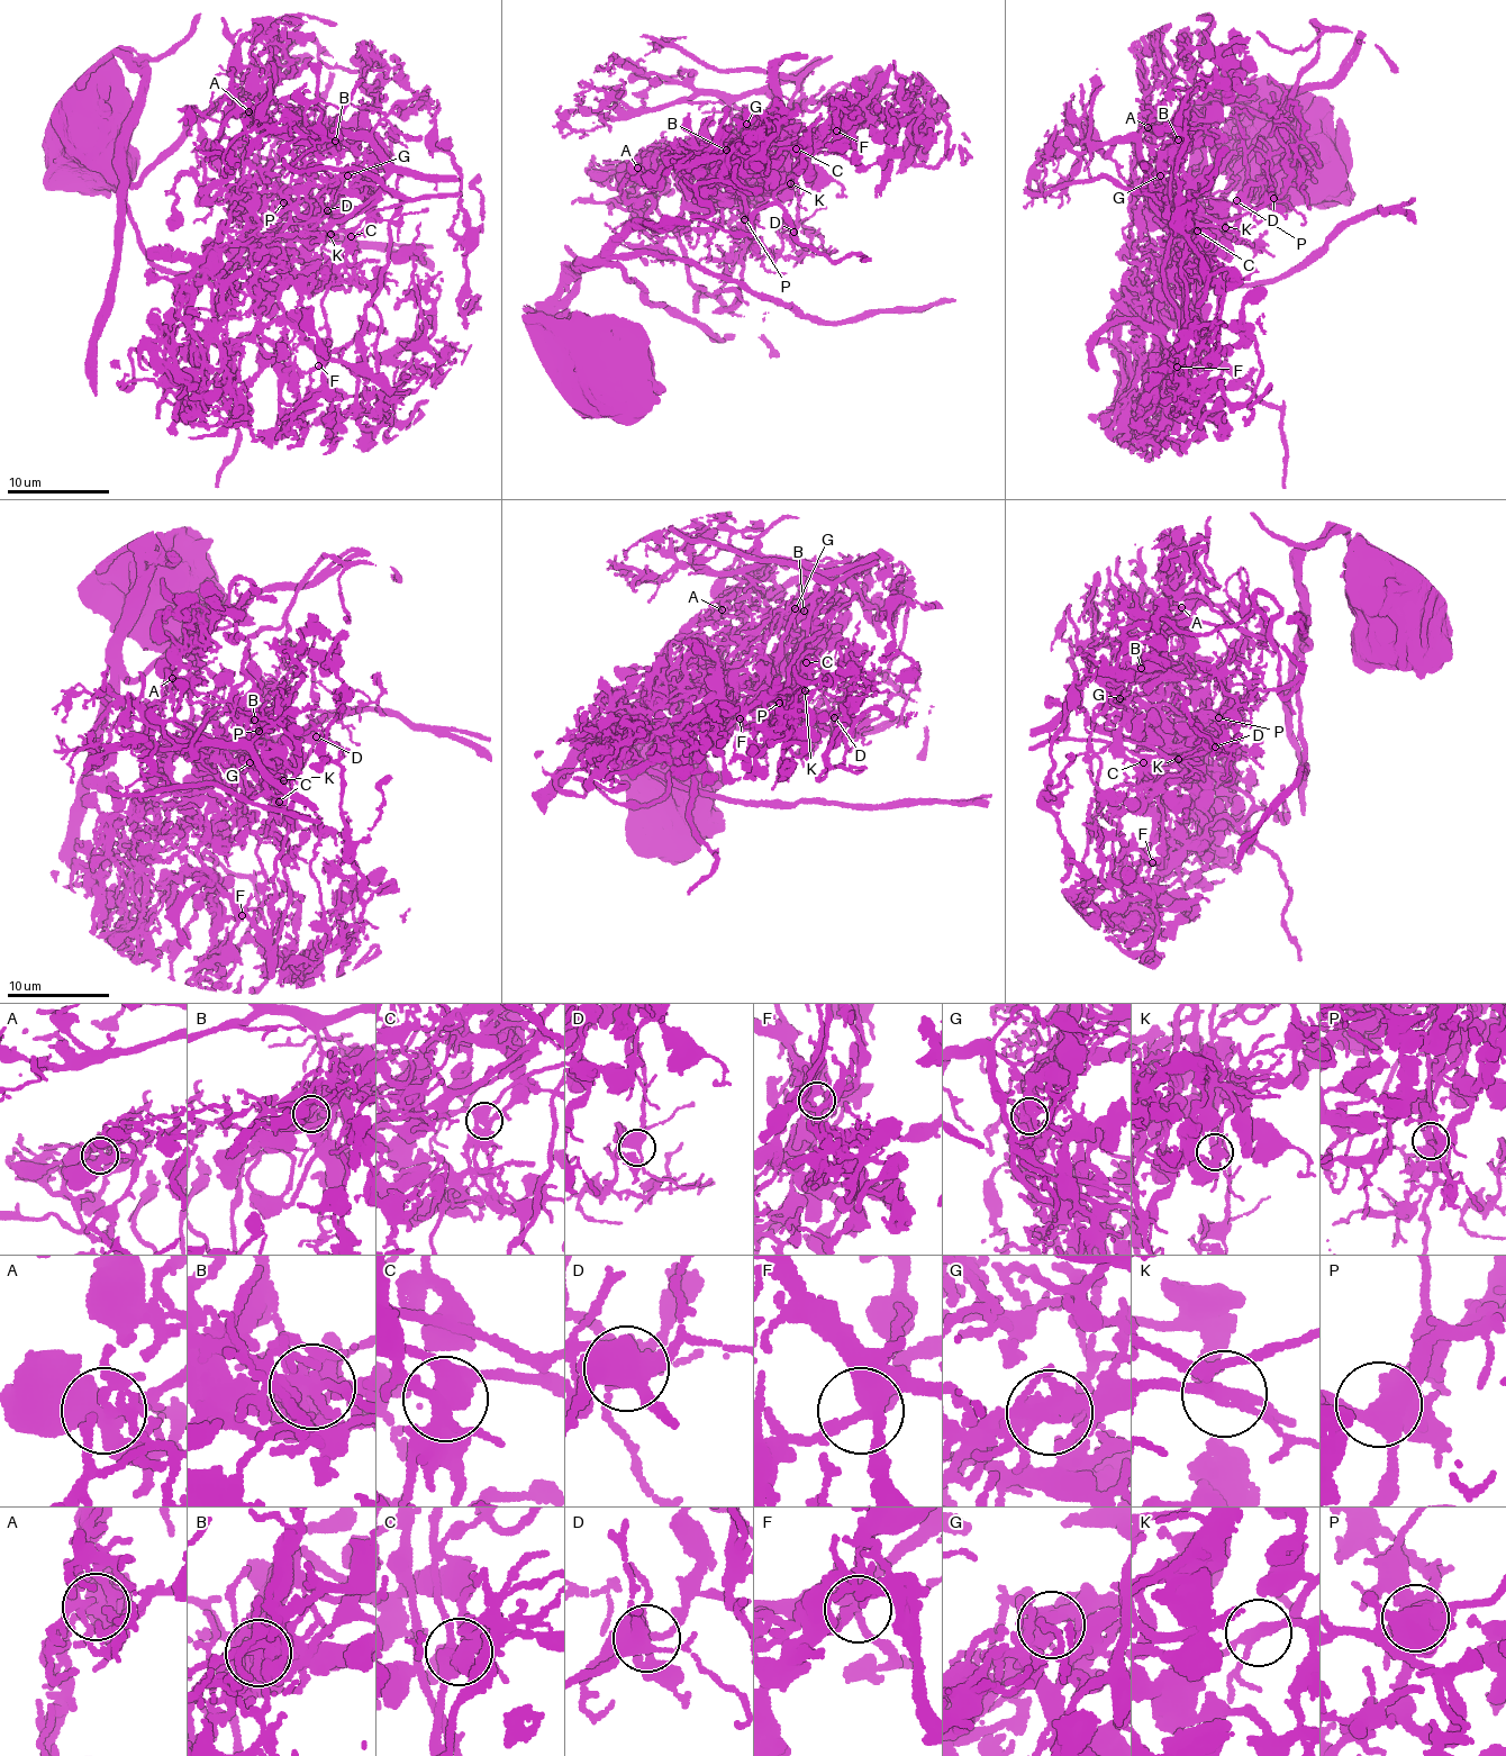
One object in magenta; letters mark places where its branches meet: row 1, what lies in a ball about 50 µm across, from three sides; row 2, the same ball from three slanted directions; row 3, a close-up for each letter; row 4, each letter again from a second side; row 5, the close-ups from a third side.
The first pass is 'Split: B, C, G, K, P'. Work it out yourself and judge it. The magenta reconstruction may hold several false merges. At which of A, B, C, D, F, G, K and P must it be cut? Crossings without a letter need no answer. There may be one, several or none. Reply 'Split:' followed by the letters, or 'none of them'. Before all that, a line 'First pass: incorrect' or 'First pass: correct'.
First pass: correct
Split: B, C, G, K, P

